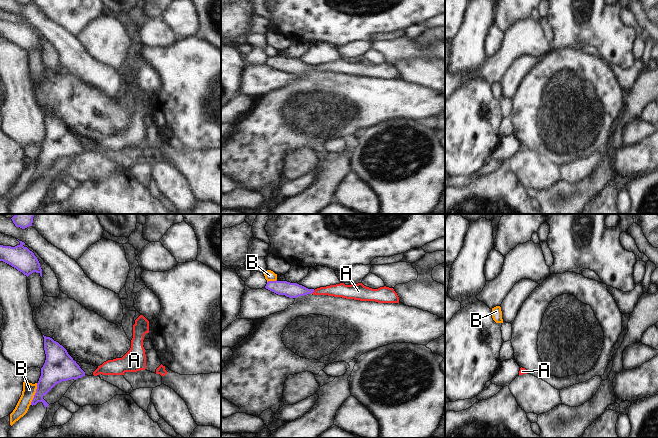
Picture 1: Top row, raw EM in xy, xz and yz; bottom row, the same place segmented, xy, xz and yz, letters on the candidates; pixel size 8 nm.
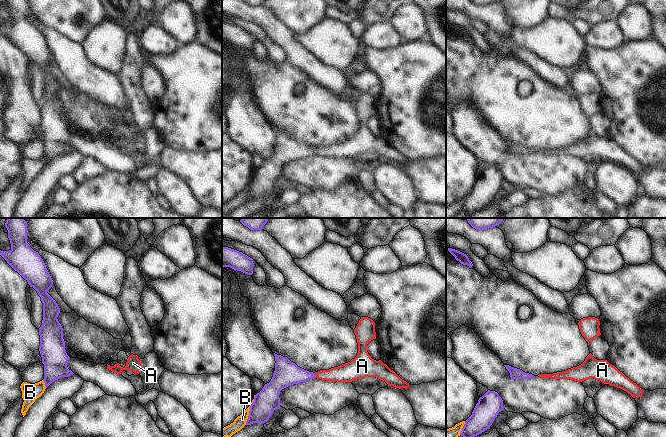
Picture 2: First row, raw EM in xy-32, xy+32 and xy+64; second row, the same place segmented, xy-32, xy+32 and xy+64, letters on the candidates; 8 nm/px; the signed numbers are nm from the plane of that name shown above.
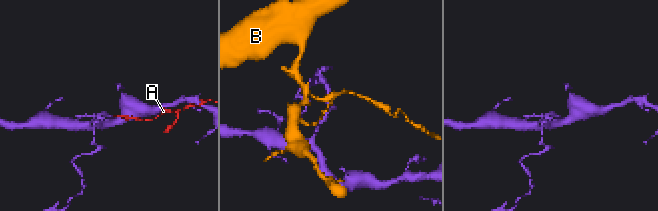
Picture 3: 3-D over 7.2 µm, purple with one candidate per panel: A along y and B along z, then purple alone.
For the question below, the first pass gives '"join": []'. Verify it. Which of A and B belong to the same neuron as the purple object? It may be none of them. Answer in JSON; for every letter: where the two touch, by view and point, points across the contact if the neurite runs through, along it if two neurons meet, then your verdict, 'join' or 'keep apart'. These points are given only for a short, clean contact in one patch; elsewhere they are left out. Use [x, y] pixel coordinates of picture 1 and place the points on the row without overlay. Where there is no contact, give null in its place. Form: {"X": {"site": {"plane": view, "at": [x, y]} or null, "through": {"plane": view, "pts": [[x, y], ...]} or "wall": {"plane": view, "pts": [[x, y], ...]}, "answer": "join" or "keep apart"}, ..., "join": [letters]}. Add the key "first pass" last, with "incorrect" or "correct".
{"A": {"site": {"plane": "xz", "at": [312, 68]}, "through": {"plane": "xz", "pts": [[292, 66], [312, 68], [339, 66]]}, "answer": "join"}, "B": {"site": {"plane": "xy", "at": [35, 170]}, "answer": "keep apart"}, "join": ["A"], "first pass": "incorrect"}

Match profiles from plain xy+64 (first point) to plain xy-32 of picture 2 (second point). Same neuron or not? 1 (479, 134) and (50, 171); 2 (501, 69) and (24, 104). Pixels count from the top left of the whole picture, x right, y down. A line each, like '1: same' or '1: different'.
1: different
2: different

